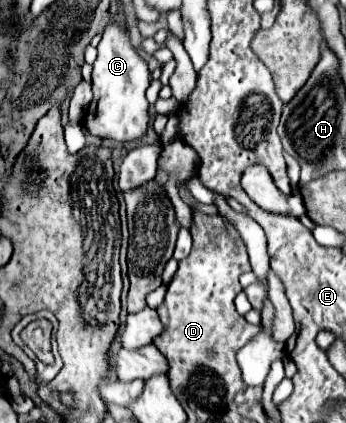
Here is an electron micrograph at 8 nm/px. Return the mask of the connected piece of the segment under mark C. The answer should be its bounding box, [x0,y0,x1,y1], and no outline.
[83,25,151,143]

